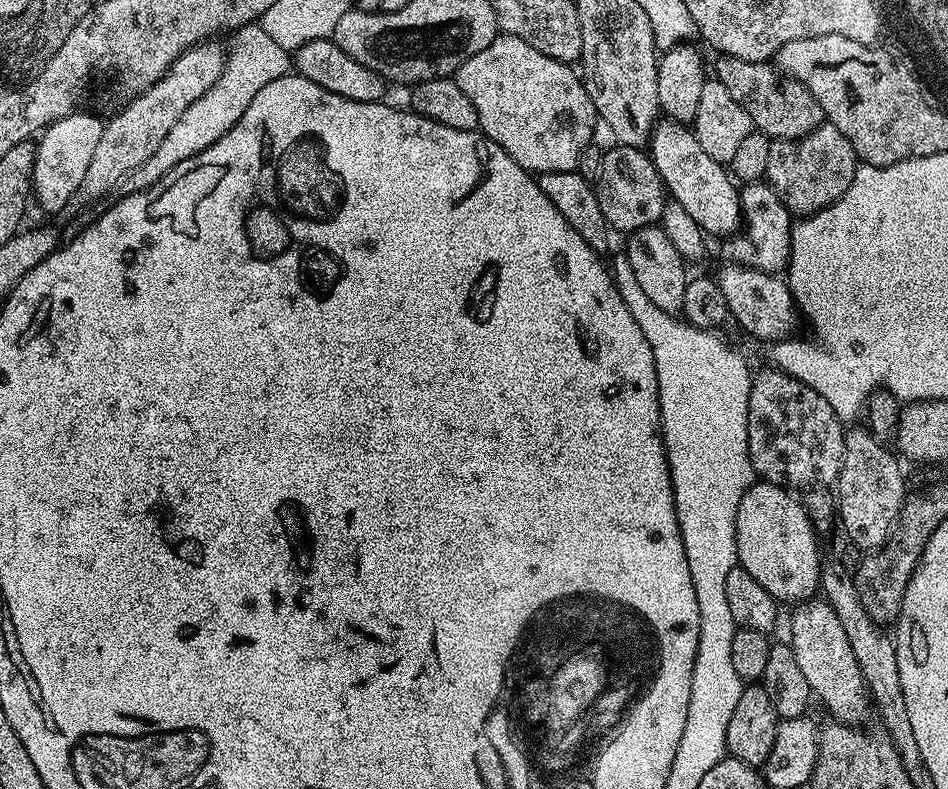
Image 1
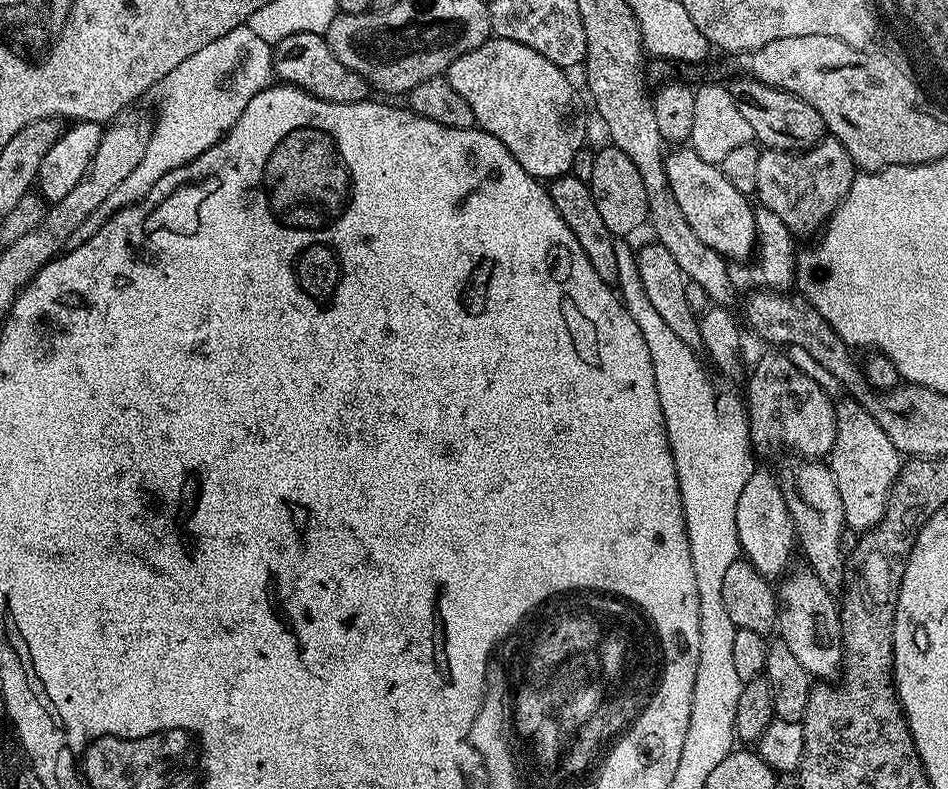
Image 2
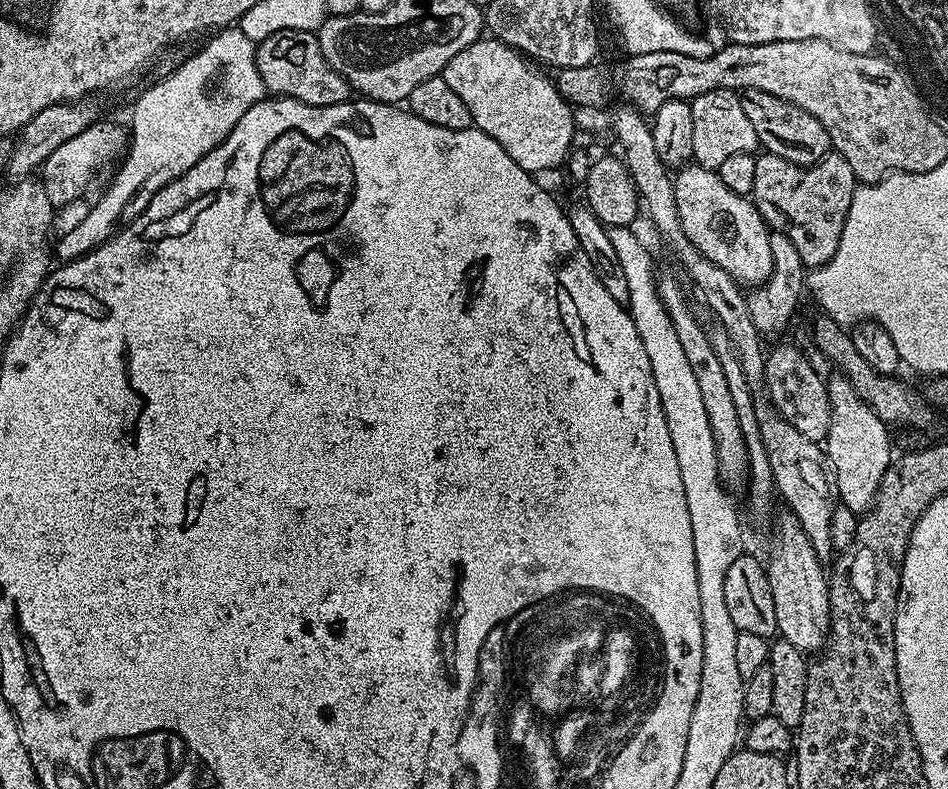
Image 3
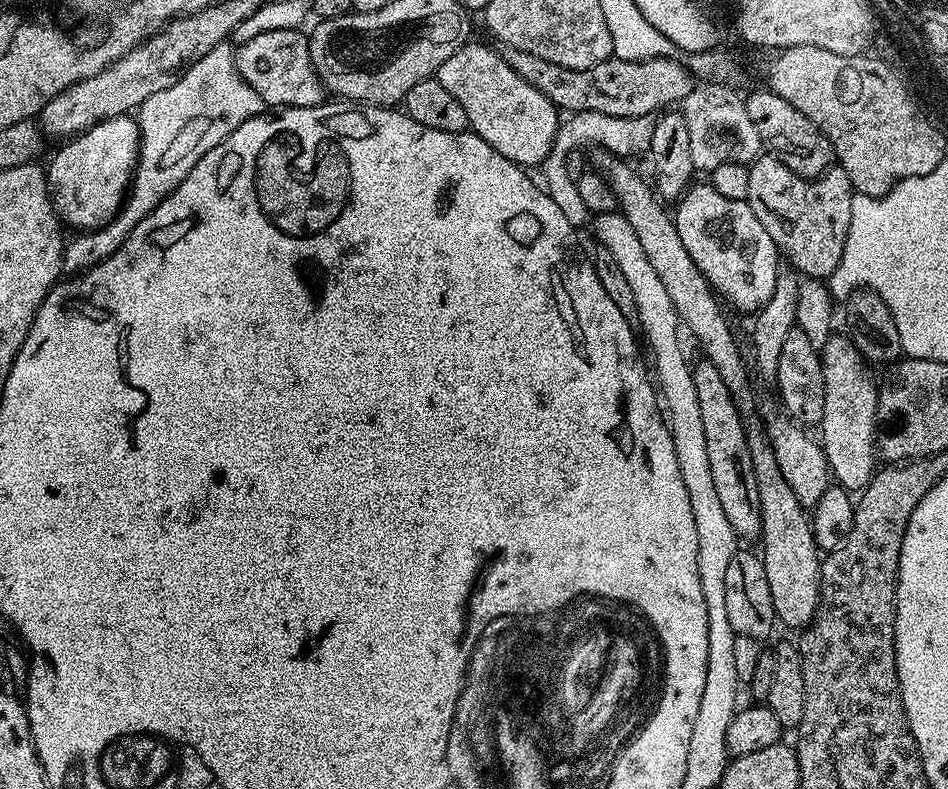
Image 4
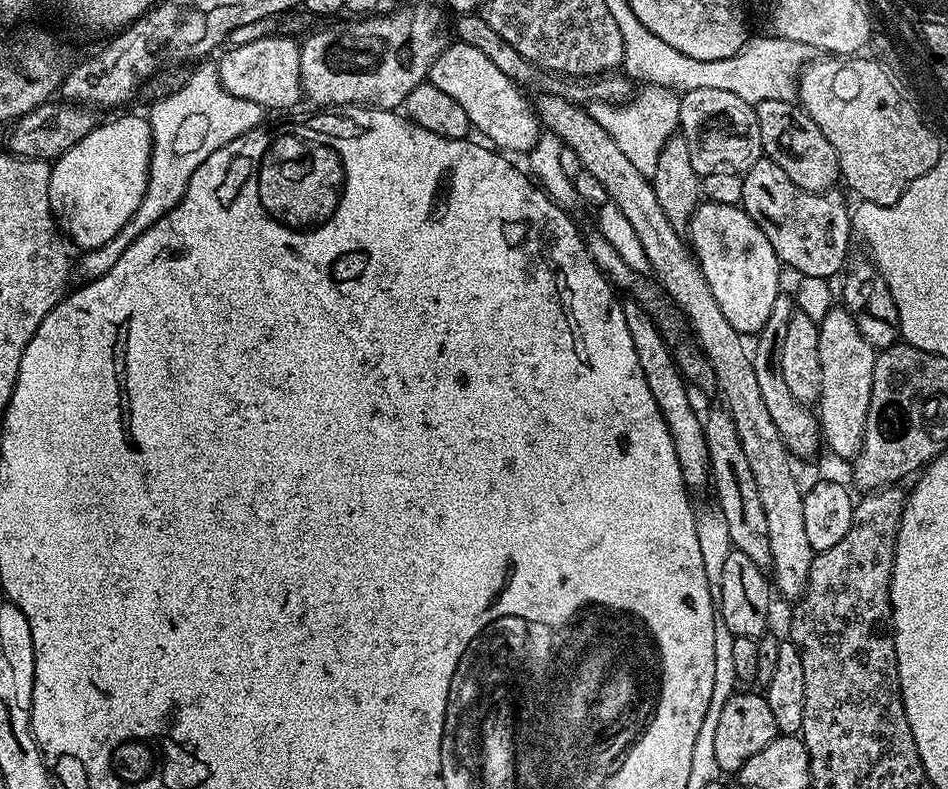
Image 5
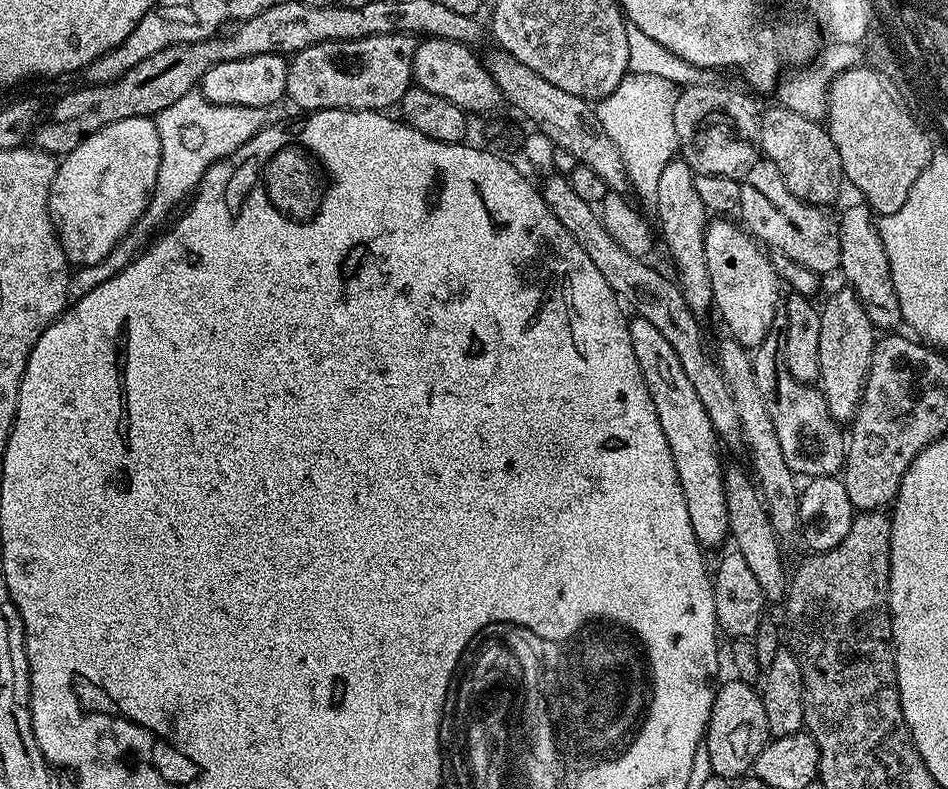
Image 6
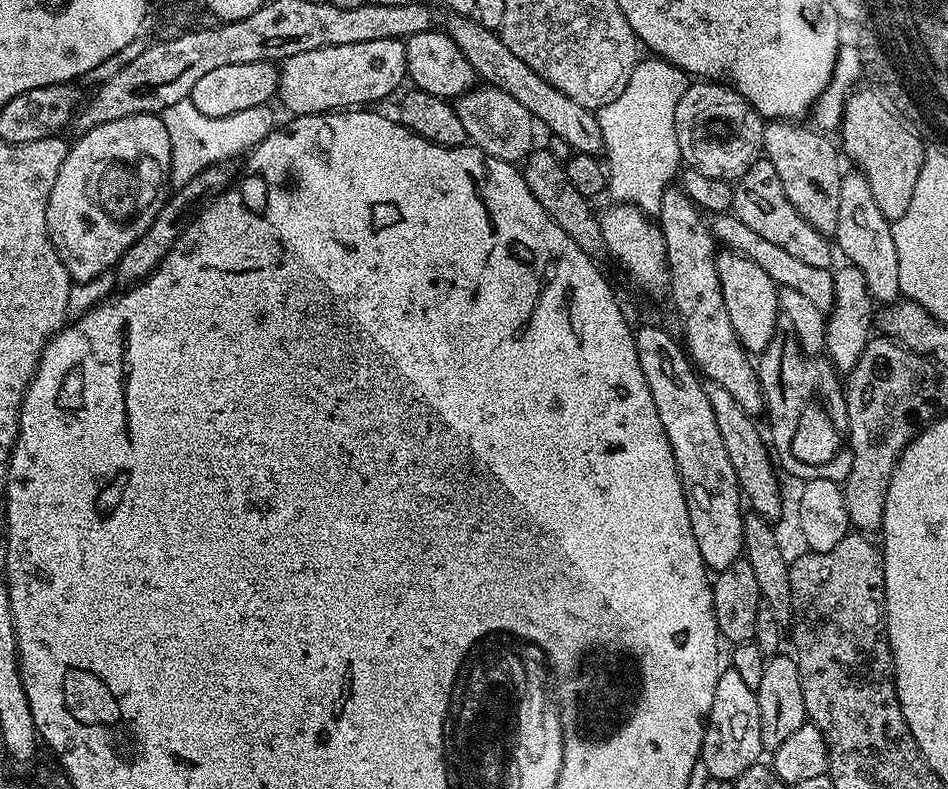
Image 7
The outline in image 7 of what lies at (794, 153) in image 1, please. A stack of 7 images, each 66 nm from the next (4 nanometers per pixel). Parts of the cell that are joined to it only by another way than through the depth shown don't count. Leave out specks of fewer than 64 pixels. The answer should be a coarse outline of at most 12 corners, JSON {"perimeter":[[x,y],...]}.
{"perimeter":[[769,160],[735,181],[732,212],[809,266],[833,267],[829,237],[790,206]]}

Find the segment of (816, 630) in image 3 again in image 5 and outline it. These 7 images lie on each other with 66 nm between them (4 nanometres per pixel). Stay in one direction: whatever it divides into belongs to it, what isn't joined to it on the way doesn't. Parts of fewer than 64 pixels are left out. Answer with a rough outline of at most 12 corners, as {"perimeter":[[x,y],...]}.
{"perimeter":[[535,97],[626,214],[734,418],[766,514],[771,583],[789,602],[814,555],[804,492],[745,337],[726,322],[651,179],[587,107]]}

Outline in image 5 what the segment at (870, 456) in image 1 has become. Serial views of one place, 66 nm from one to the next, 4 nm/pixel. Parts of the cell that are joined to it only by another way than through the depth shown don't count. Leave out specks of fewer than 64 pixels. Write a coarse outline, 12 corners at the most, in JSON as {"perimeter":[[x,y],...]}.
{"perimeter":[[844,306],[820,320],[822,440],[862,446],[877,349]]}

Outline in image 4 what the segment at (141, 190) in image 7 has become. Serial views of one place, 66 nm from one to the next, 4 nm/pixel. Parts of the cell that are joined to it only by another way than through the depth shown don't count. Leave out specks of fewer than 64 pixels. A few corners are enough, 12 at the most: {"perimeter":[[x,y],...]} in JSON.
{"perimeter":[[101,120],[46,164],[56,215],[76,230],[116,219],[140,125]]}

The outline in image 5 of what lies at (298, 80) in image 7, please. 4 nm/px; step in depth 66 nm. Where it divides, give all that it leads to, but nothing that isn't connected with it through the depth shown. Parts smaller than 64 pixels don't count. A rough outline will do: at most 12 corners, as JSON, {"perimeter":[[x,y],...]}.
{"perimeter":[[436,4],[300,44],[316,106],[396,110],[450,43]]}

